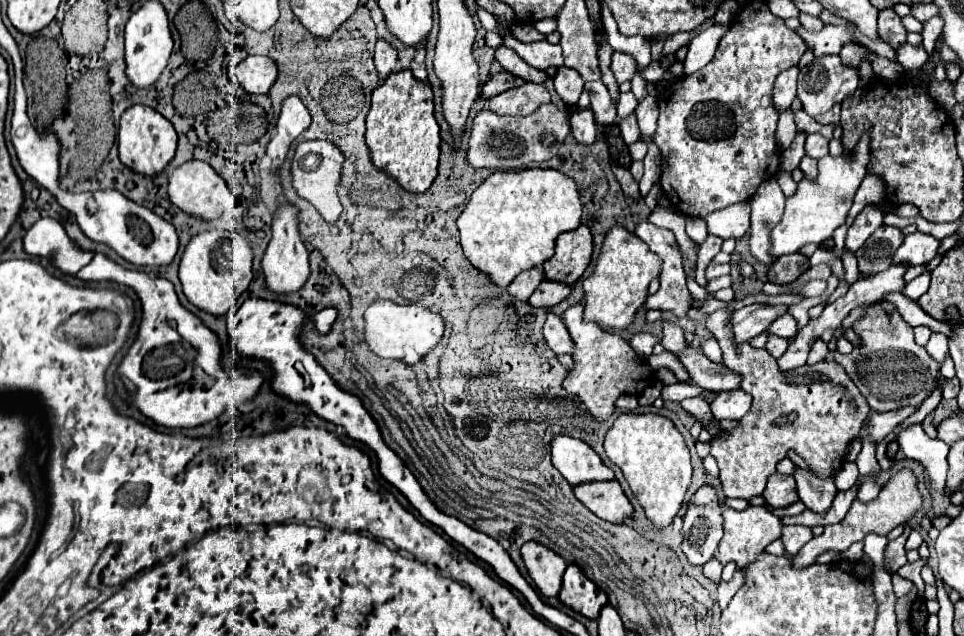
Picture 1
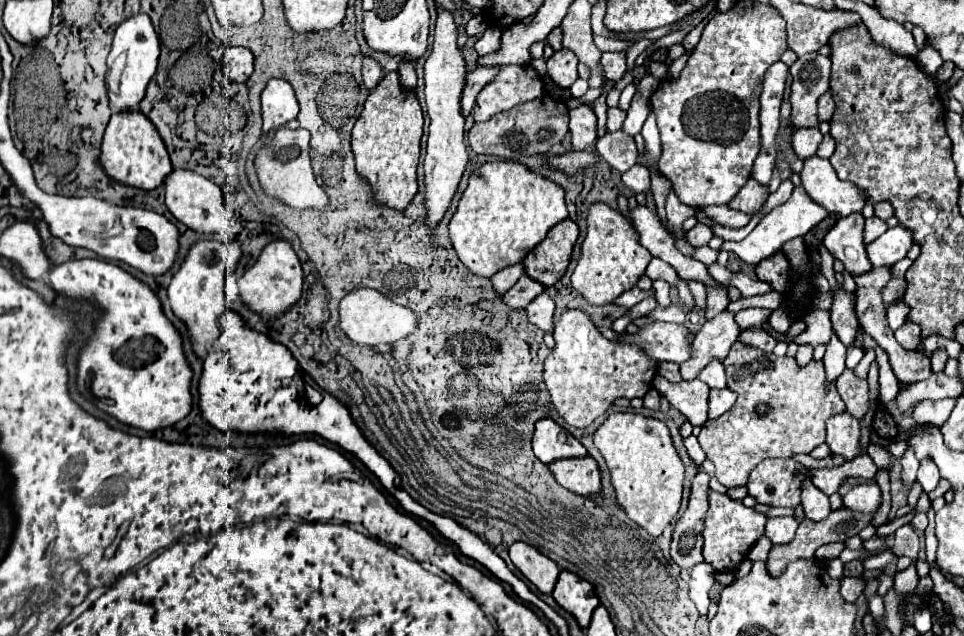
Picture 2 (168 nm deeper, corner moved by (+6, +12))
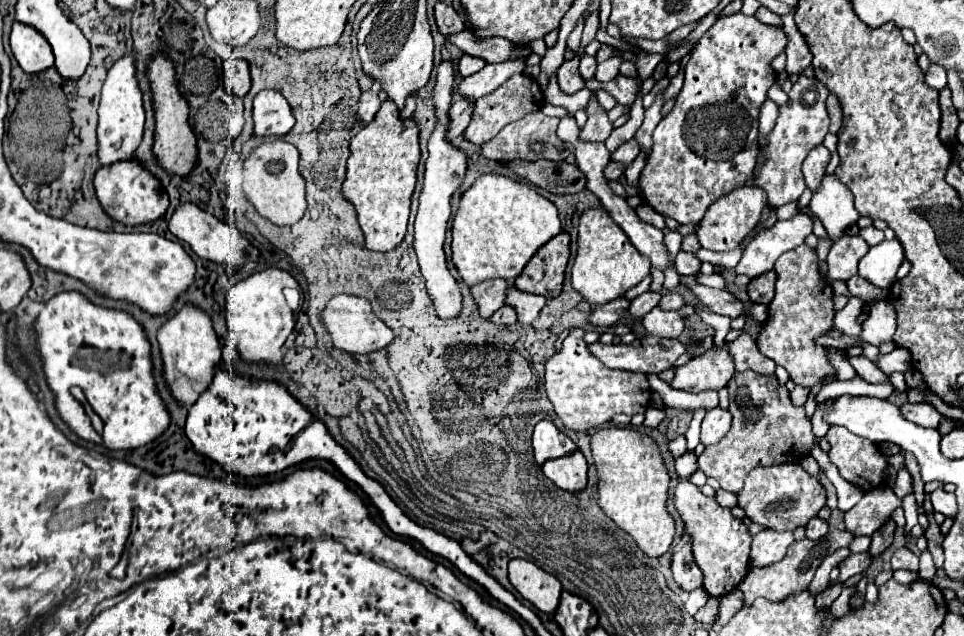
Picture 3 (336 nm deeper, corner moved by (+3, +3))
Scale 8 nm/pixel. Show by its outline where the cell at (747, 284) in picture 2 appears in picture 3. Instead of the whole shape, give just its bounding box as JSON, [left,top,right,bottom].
[696,273,726,289]

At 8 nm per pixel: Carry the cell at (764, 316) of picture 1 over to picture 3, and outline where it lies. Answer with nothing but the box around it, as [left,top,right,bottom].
[670,345,734,393]

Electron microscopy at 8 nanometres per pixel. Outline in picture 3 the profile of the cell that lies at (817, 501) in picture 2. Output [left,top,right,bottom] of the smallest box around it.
[806,519,828,541]

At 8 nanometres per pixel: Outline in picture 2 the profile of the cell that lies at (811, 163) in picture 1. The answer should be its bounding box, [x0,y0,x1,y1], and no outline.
[801,156,869,216]

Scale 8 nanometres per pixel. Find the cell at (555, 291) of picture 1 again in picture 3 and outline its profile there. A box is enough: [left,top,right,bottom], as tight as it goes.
[490,305,516,325]

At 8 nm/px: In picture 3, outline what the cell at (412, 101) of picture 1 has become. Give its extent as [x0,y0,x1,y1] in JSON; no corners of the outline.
[342,101,420,253]

